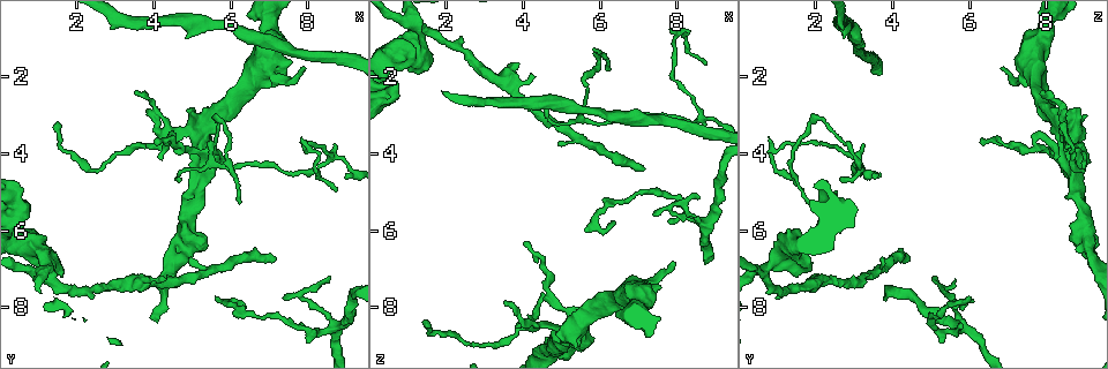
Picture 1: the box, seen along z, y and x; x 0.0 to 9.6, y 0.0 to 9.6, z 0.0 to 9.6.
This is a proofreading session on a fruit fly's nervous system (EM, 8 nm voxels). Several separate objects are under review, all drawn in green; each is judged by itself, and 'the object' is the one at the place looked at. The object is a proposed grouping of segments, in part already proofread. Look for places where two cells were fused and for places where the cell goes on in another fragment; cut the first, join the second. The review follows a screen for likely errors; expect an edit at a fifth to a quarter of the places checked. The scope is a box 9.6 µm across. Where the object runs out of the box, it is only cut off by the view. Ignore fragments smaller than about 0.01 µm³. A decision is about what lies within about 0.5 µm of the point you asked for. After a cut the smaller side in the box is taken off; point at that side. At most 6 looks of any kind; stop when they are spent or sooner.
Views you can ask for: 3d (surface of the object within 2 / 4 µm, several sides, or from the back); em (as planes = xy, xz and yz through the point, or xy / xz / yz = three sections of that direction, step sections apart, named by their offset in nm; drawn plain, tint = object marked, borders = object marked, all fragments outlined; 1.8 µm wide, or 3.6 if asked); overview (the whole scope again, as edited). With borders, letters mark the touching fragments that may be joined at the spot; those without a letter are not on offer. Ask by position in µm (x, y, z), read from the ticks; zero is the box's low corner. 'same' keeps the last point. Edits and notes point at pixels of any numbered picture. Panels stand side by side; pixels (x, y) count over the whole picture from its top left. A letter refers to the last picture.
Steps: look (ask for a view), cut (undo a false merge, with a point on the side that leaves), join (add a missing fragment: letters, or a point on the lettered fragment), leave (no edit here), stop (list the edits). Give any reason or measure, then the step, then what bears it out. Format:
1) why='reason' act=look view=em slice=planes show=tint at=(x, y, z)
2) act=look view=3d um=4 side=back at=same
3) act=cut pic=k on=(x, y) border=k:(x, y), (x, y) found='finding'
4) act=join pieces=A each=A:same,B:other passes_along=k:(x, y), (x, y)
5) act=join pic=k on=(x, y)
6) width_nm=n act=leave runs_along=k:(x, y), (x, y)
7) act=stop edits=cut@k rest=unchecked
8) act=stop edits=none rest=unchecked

why='branch stops here' act=look view=em slice=xz step=16 show=tint at=(3.85, 7.40, 1.70)

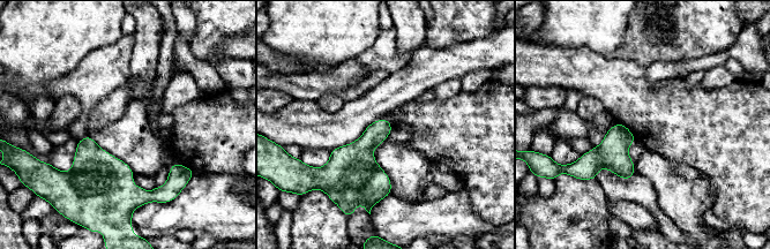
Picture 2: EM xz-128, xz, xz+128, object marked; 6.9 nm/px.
act=look view=em slice=planes show=borders at=same

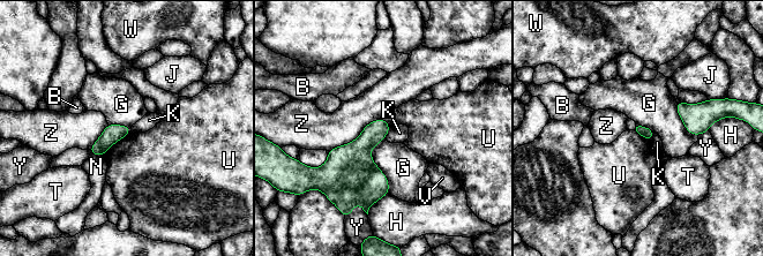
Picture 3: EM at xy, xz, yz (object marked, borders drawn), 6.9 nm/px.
longest_contact=Z:440nm act=leave each=B:other,G:other,H:other,J:other,K:other,N:other,T:other,U:other,V:other,W:other,Y:other,Z:other border=3:(675, 103), (685, 128), (697, 136) found='no lettered fragment goes on from it'

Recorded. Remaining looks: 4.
why='sharp bend' act=look view=em slice=planes show=borders at=(1.15, 7.10, 0.70)

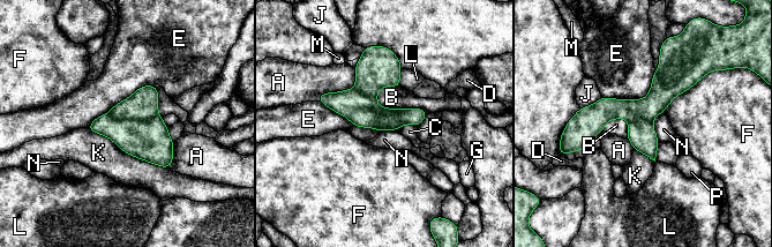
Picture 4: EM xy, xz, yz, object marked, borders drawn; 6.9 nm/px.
act=cut pic=4 on=(148, 140) each=A:other,B:other,C:other,D:other,E:other,F:other,G:other,J:other,K:other,L:other,M:other,N:other,P:other part_leaving=4:(321, 97), (377, 118), (422, 114) found='two cells meet here'

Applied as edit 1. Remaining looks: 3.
why='abrupt turn' act=look view=3d um=2 at=(5.90, 7.85, 5.80)

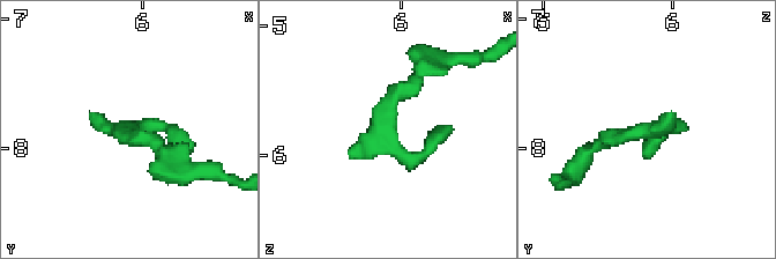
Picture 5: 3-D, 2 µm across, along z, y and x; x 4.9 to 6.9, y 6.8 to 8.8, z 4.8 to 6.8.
act=look view=em slice=planes show=borders at=(5.88, 7.84, 5.78)

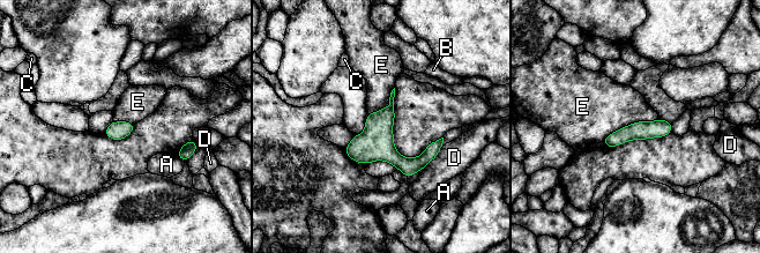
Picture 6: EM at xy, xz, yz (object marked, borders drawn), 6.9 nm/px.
act=leave each=A:other,B:other,C:other,D:other,E:other border=6:(660, 118), (624, 125), (601, 141) found='all the same cell'

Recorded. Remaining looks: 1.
act=stop edits=cut@4 rest=unchecked

